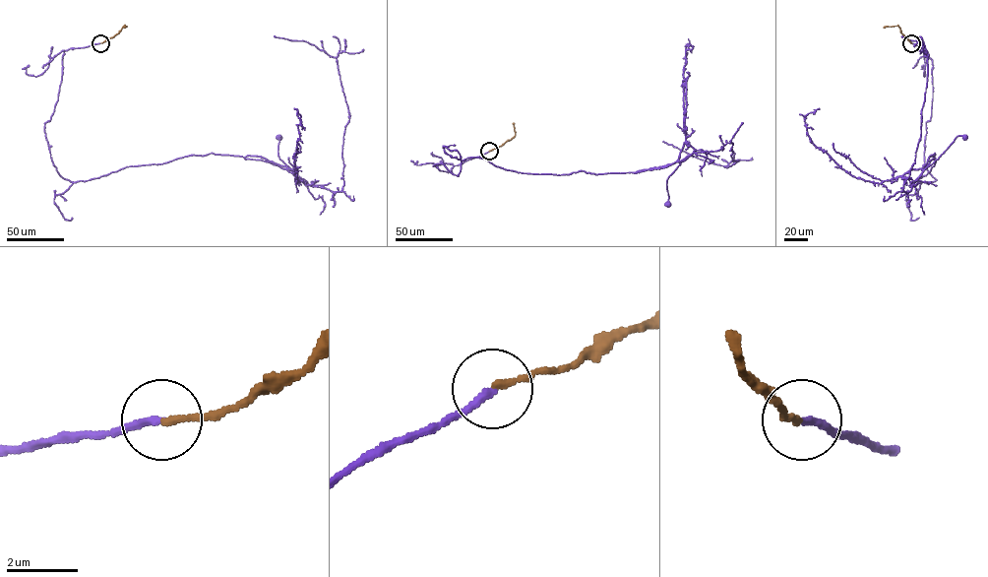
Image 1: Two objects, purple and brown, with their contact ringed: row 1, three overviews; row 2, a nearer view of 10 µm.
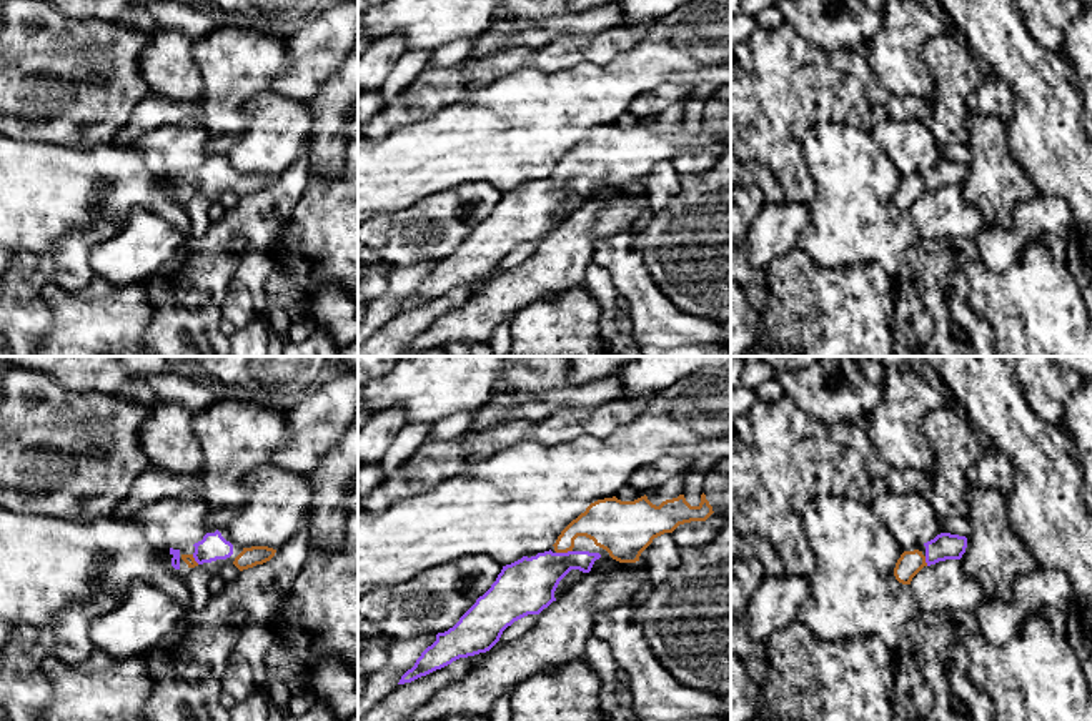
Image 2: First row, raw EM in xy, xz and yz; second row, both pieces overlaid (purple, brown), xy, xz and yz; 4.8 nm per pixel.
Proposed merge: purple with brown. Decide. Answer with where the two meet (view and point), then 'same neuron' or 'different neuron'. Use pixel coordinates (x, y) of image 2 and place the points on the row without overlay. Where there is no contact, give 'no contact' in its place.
xz (563, 180) | same neuron

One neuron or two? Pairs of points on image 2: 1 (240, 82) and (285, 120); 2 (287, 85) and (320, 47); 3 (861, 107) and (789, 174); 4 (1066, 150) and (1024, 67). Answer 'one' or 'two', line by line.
1: two
2: one
3: one
4: one

